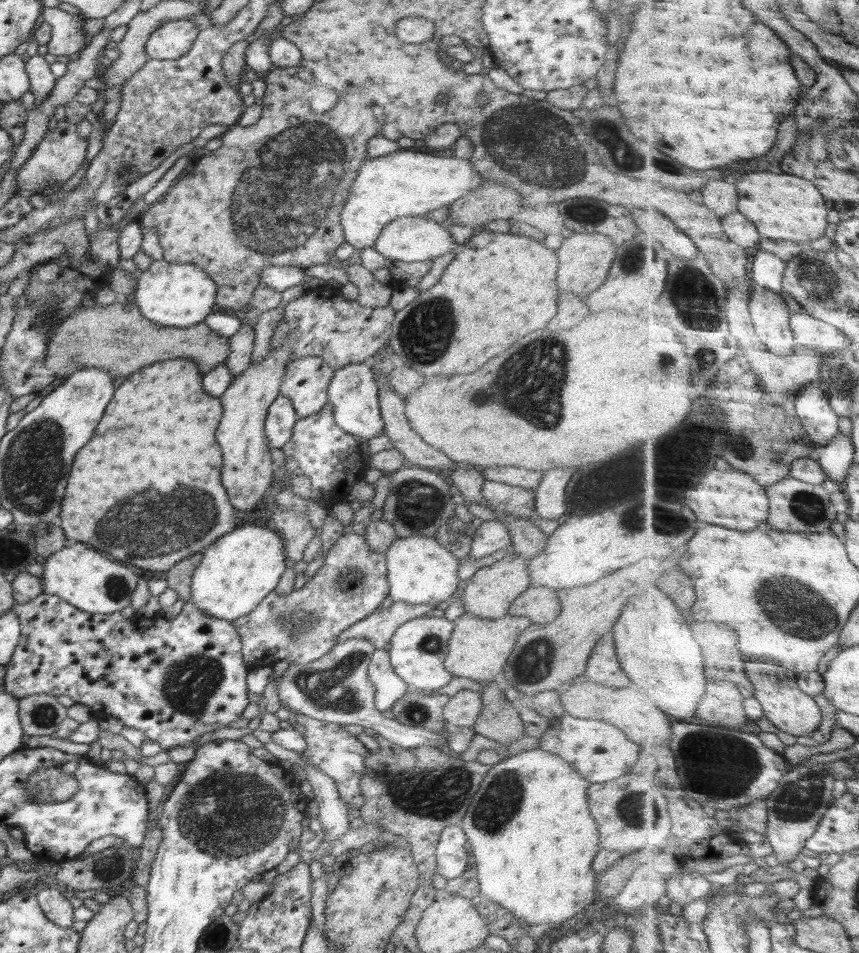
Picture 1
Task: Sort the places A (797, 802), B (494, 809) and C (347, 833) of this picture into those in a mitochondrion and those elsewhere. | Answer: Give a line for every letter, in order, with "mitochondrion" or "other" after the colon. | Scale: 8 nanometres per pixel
A: mitochondrion
B: mitochondrion
C: other

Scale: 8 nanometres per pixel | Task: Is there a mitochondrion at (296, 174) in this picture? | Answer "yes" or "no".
yes

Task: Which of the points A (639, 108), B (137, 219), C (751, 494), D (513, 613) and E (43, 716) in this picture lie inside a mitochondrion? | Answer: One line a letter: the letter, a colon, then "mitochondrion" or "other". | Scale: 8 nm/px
A: other
B: other
C: other
D: other
E: mitochondrion

